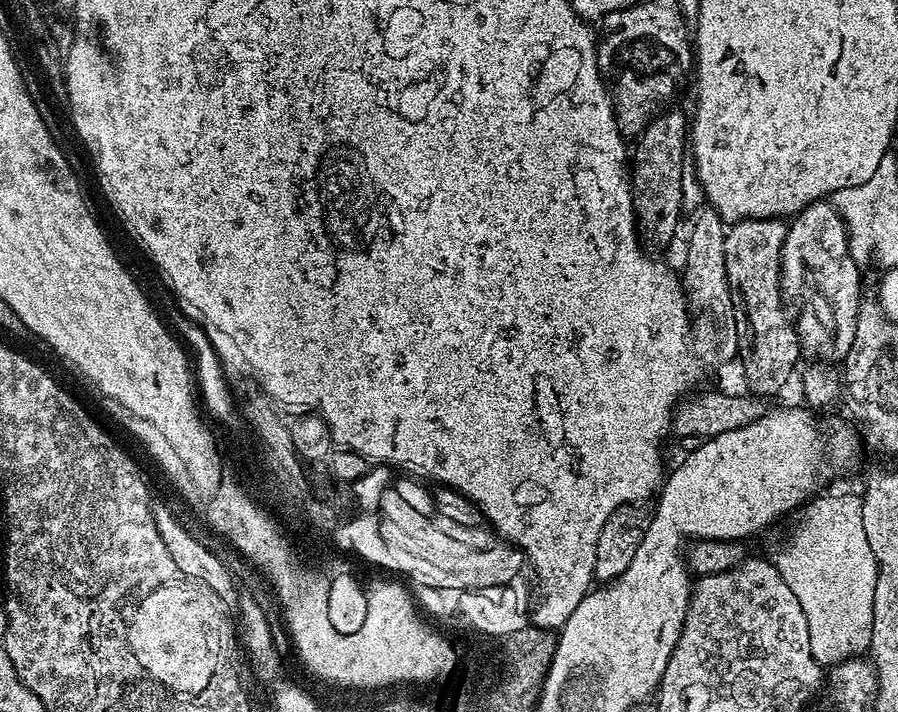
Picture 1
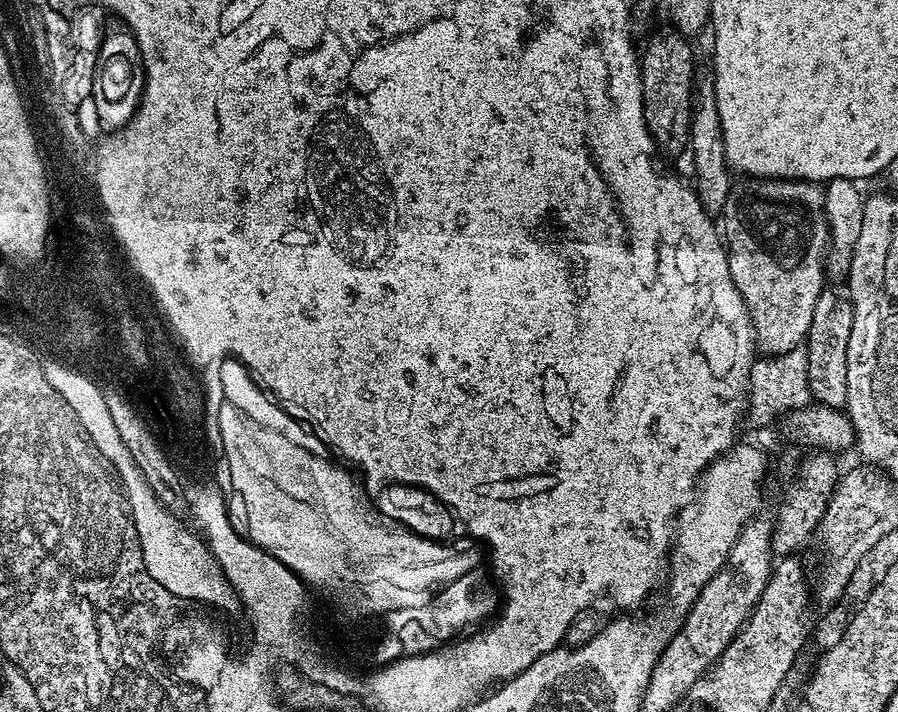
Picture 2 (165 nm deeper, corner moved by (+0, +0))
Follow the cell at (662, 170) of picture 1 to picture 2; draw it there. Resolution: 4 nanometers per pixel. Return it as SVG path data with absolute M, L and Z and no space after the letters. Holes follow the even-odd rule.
M676 30L660 32L648 42L648 49L643 49L640 56L640 77L642 78L642 92L644 94L644 117L648 133L652 135L655 147L670 155L676 156L680 151L687 149L690 144L690 129L694 113L694 81L696 64L692 61L692 48L688 45L689 37Z

